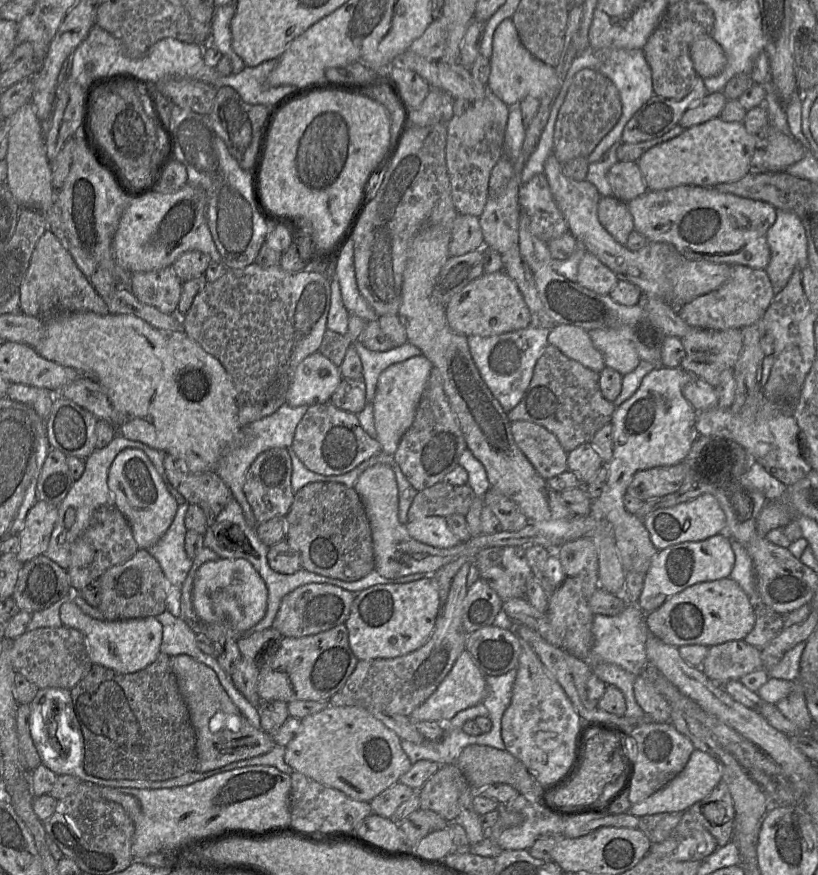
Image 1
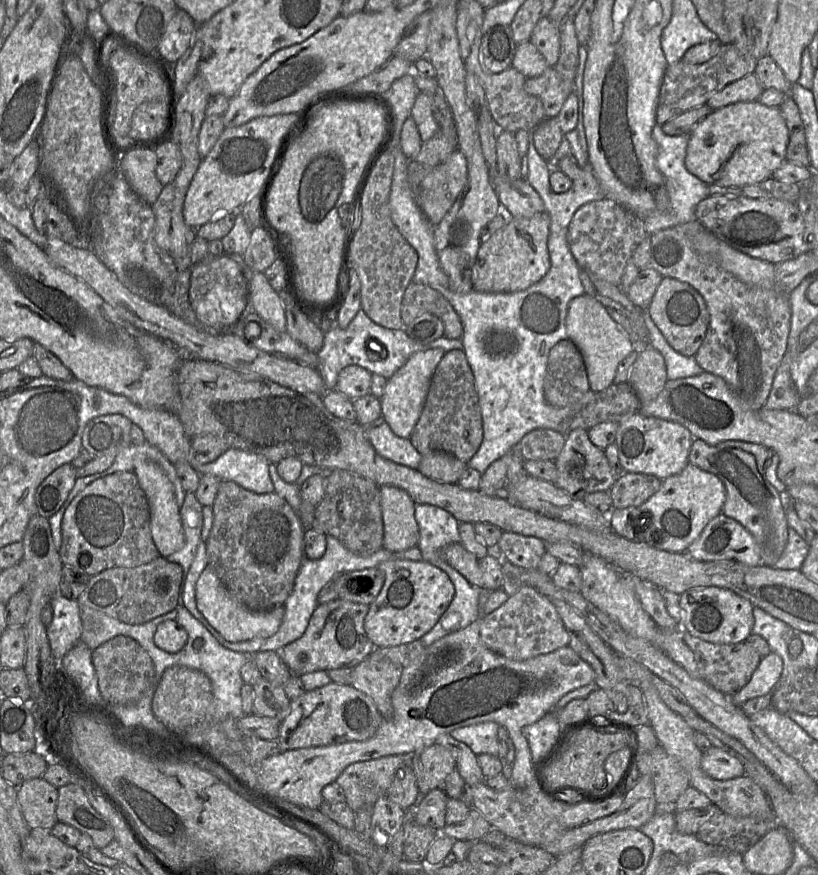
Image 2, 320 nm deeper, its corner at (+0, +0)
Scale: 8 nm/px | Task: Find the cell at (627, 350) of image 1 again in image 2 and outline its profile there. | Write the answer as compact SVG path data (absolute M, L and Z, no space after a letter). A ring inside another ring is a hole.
M688 463L680 473L663 479L659 490L639 506L642 515L639 523L639 542L646 543L659 550L686 553L688 547L699 537L709 521L722 513L725 499L725 486L716 475Z

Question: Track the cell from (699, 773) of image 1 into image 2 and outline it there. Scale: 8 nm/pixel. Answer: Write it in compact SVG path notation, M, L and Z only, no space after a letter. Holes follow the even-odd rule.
M713 745L703 752L701 767L708 776L720 781L745 775L744 765L737 757Z

